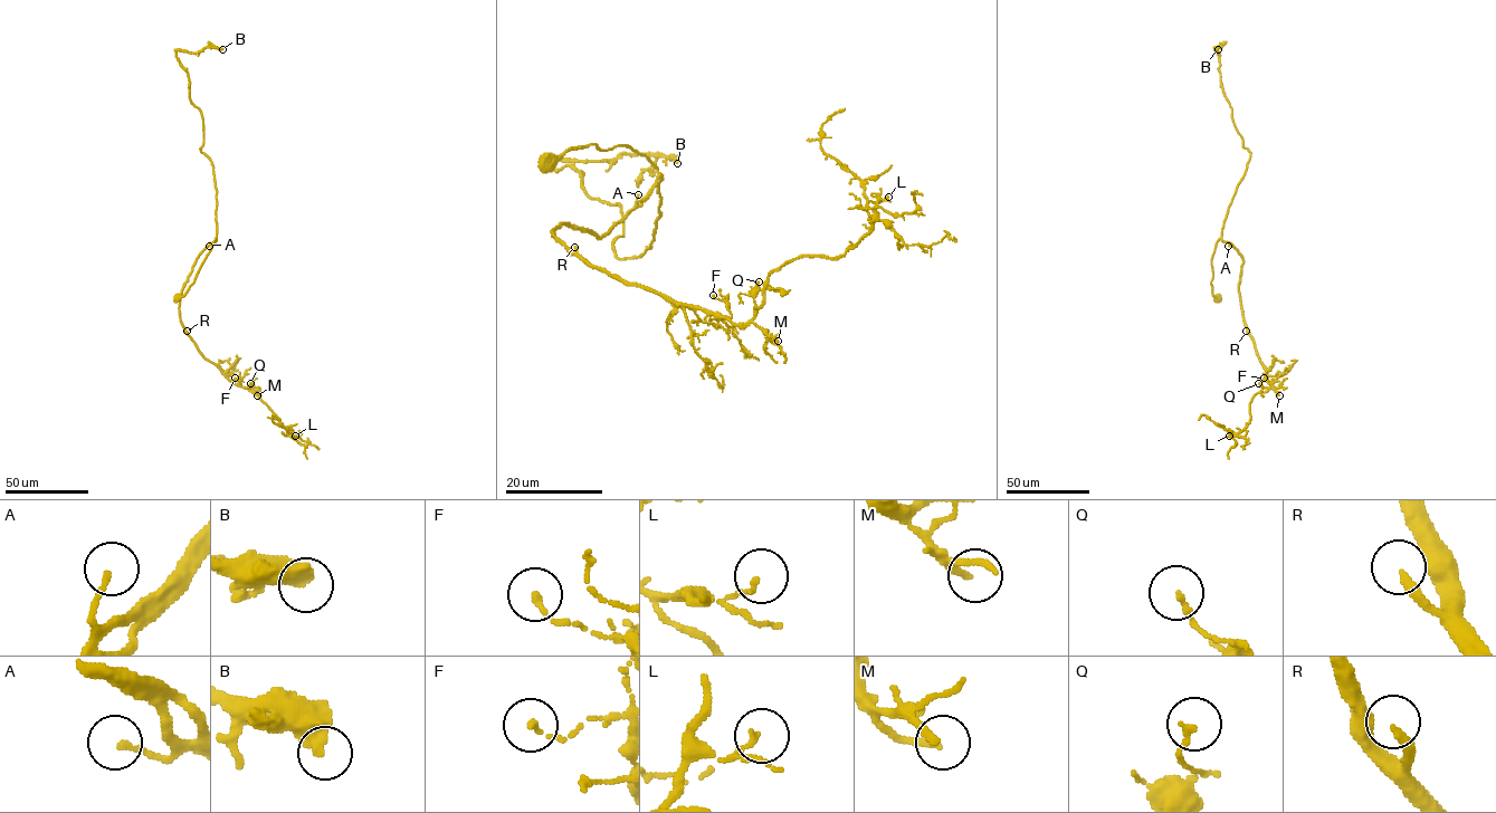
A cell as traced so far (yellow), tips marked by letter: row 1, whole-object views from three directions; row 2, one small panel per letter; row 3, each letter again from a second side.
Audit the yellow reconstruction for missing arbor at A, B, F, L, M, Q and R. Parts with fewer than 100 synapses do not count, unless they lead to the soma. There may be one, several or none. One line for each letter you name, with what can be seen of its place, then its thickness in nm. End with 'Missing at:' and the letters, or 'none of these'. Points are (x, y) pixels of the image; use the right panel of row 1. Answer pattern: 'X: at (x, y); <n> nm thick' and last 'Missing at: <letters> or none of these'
B: at (1218, 49); 440 nm thick
R: at (1246, 331); 240 nm thick
Missing at: B, R

